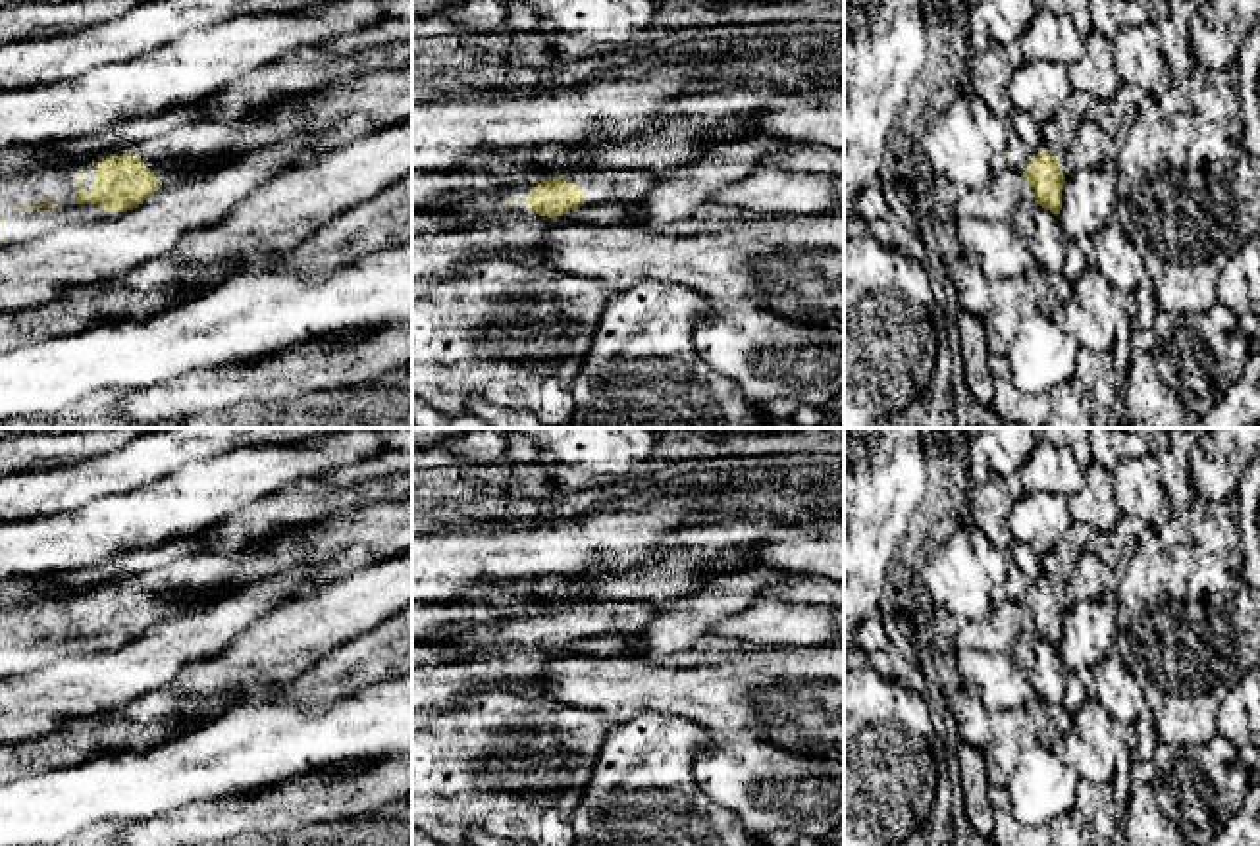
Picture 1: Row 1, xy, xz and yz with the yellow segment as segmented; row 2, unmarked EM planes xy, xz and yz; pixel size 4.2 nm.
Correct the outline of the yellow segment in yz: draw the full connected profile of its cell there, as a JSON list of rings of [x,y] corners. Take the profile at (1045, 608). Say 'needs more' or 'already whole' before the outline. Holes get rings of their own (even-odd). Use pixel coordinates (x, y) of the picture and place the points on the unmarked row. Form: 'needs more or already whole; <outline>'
needs more; [[[1040,574],[1031,582],[1023,605],[1027,609],[1027,621],[1035,626],[1037,634],[1058,648],[1062,642],[1062,621],[1065,615],[1058,586]]]

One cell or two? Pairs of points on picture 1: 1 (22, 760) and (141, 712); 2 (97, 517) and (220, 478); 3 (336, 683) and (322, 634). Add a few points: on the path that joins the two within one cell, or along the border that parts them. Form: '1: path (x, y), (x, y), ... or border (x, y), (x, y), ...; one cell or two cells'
1: path (51, 750), (85, 735), (112, 731); one cell
2: path (128, 517), (147, 517), (189, 502); one cell
3: border (367, 631), (330, 650), (291, 681); two cells

